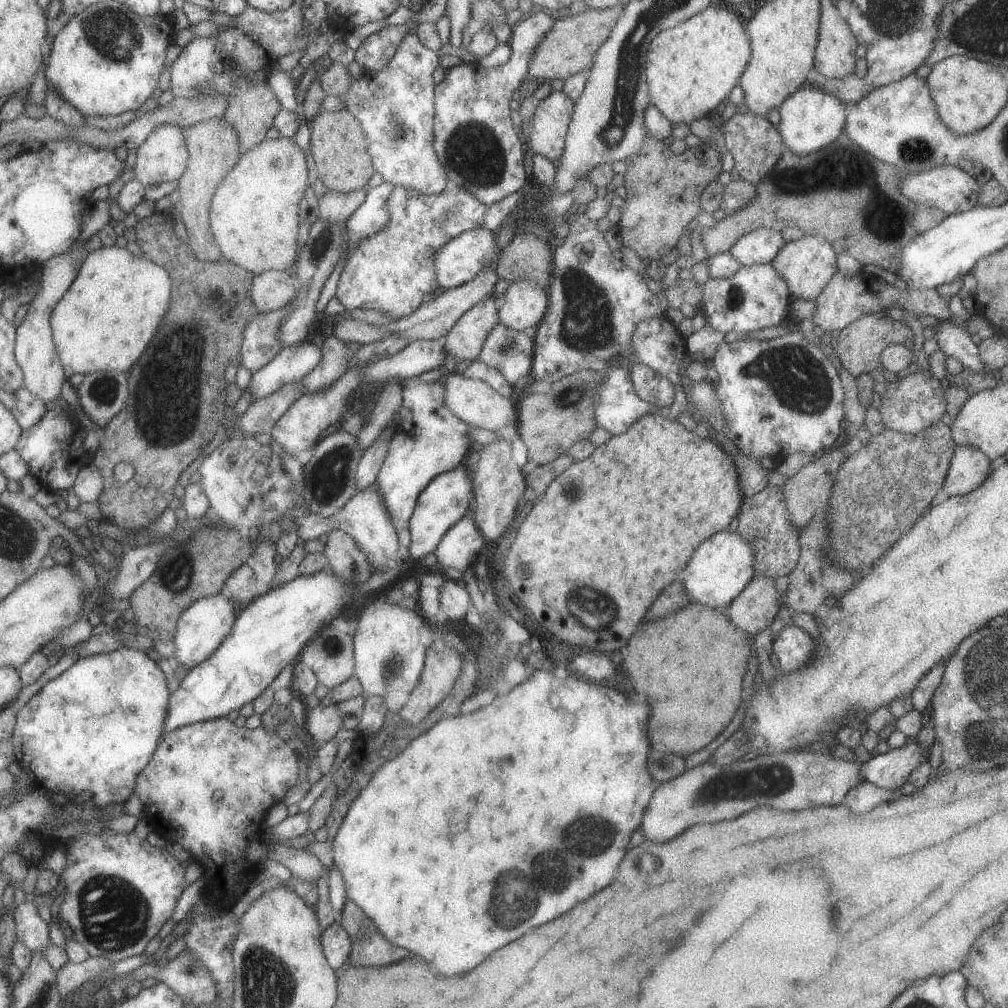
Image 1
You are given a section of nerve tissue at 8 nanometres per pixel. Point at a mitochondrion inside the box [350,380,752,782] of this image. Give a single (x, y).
(591, 608)

